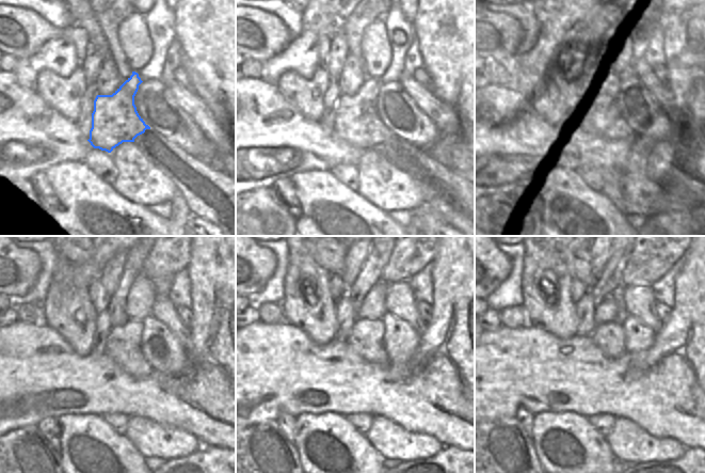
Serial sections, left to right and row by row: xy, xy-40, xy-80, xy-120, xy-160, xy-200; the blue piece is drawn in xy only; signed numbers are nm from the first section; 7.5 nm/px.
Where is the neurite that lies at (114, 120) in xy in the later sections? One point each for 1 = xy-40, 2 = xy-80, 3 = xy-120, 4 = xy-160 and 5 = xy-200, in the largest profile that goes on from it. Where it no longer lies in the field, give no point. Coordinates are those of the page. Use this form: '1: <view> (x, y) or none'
1: xy-40 (357, 122)
2: xy-80 (597, 113)
3: xy-120 (123, 345)
4: xy-160 (367, 336)
5: xy-200 (610, 337)

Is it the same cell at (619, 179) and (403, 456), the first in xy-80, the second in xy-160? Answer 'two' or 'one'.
one

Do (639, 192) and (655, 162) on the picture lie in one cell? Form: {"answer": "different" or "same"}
{"answer": "different"}

